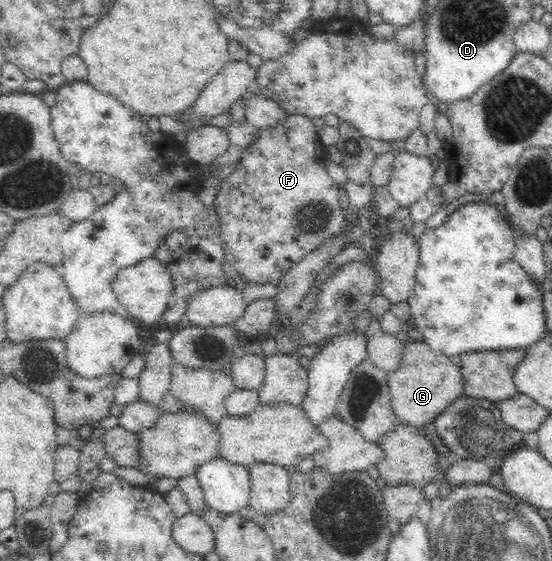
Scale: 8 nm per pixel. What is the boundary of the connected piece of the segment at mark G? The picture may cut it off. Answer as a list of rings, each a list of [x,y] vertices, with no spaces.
[[[410,340],[404,344],[399,367],[388,374],[388,386],[391,408],[400,424],[422,428],[434,423],[438,415],[451,405],[454,399],[464,395],[465,380],[461,375],[461,366],[453,363],[449,356],[431,350],[424,340]]]

